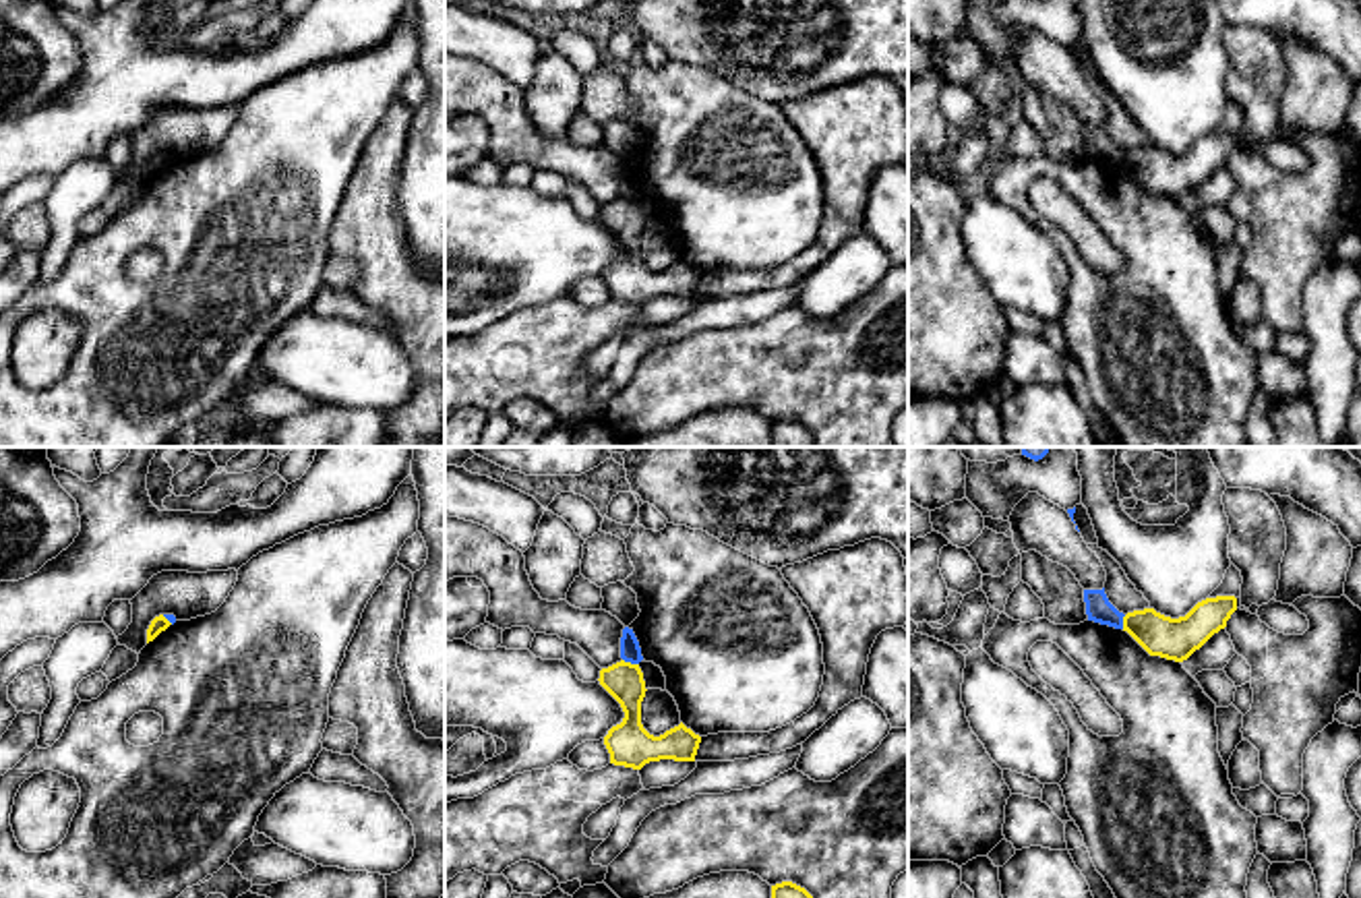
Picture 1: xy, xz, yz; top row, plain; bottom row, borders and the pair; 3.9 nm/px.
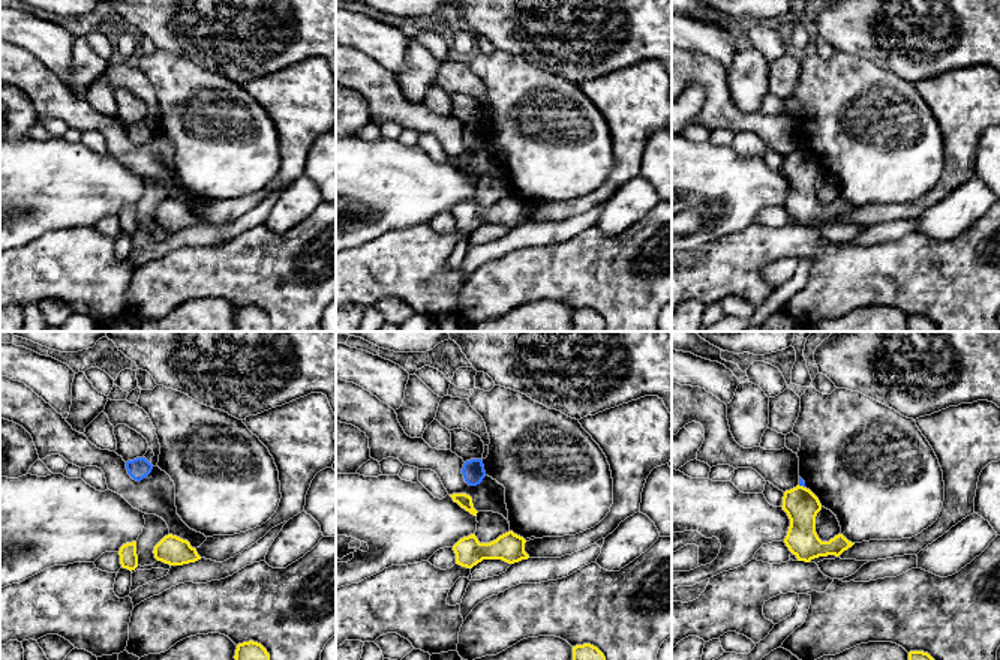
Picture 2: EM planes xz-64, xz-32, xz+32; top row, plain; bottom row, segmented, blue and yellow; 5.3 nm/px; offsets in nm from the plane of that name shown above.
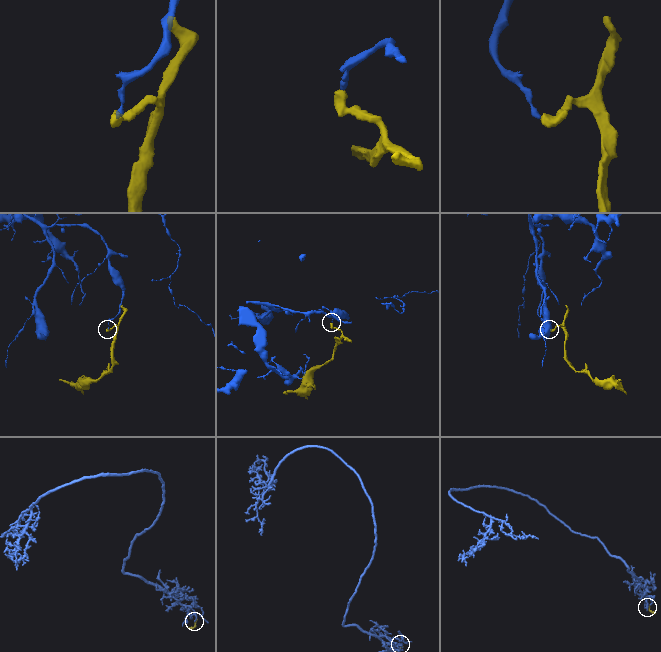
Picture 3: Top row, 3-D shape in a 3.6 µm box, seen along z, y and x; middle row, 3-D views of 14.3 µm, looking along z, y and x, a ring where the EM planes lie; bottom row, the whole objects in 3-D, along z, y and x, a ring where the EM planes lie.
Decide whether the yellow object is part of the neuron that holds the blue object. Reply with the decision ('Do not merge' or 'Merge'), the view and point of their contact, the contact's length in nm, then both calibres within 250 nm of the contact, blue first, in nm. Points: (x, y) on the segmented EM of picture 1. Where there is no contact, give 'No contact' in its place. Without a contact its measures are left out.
Do not merge. Touches blue at xz (631, 663). Shared border 70 nm. Thickness 80 nm (blue) against 150 nm

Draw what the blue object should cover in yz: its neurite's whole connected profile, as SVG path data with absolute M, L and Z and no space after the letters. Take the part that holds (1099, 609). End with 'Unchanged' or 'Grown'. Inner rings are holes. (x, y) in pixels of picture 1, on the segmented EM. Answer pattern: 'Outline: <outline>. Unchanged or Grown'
Outline: M1084 590L1088 621L1123 629L1123 612L1119 612L1107 598L1102 590Z. Unchanged

